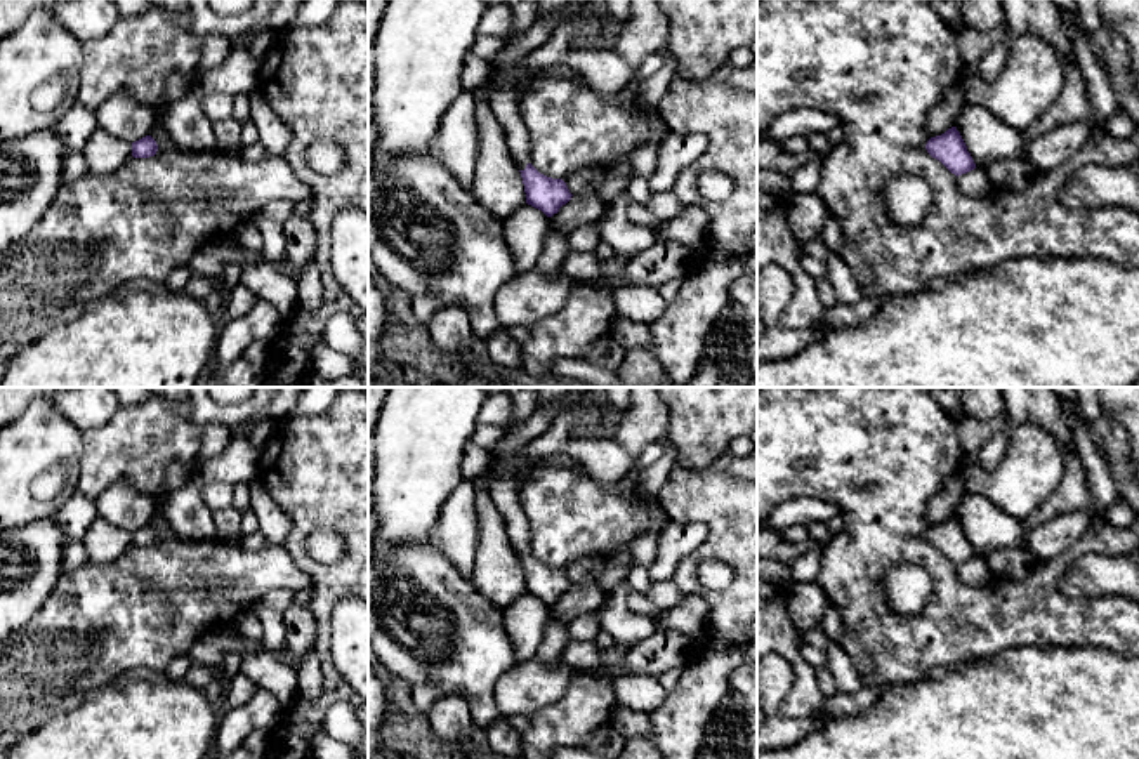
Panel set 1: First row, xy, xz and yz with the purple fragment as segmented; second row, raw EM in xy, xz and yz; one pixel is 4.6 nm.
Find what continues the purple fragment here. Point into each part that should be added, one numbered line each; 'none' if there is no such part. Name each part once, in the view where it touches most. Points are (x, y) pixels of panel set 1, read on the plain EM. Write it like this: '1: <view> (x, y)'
1: xz (506, 468)

